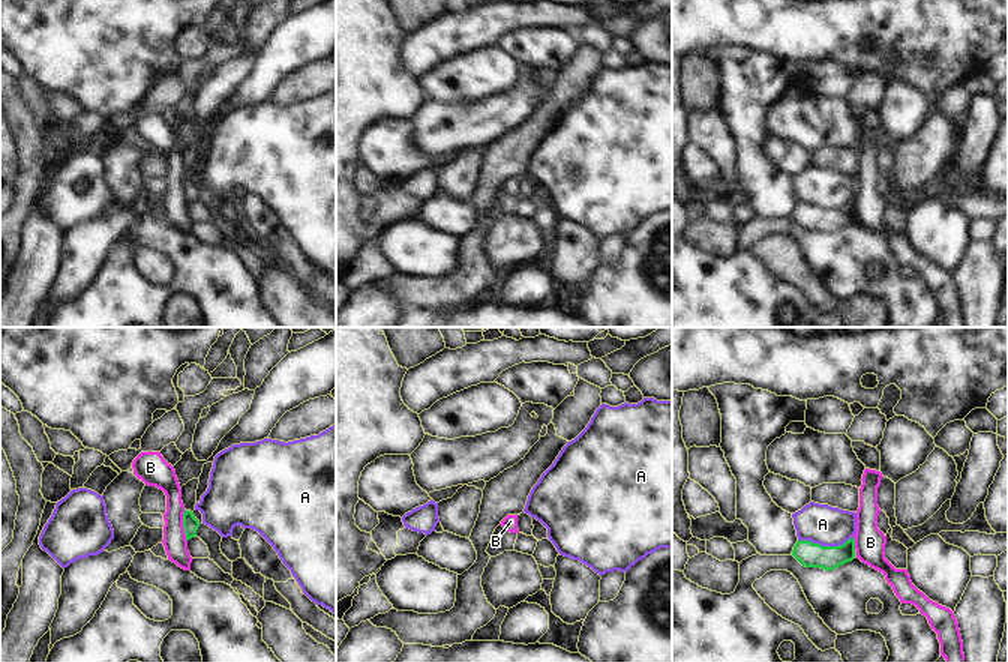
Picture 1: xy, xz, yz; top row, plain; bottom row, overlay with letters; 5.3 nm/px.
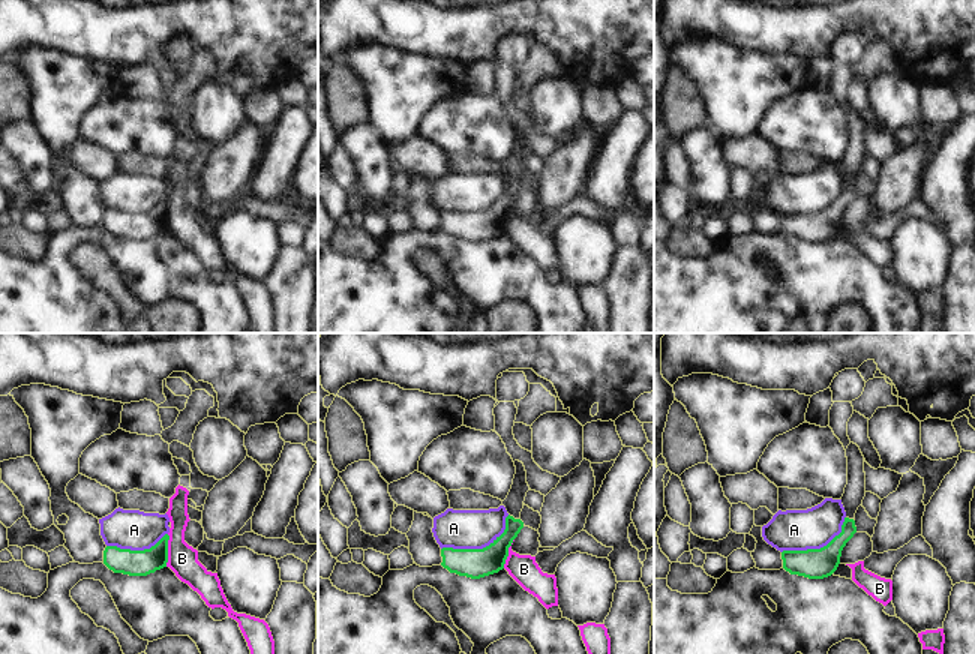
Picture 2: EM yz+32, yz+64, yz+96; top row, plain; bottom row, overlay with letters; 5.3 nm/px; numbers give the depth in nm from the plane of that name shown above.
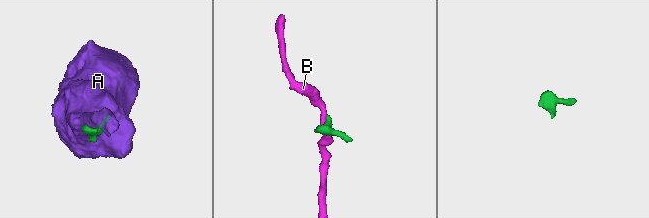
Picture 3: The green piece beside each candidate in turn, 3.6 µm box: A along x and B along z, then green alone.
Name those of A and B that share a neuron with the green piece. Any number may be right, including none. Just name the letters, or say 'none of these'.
none of these

